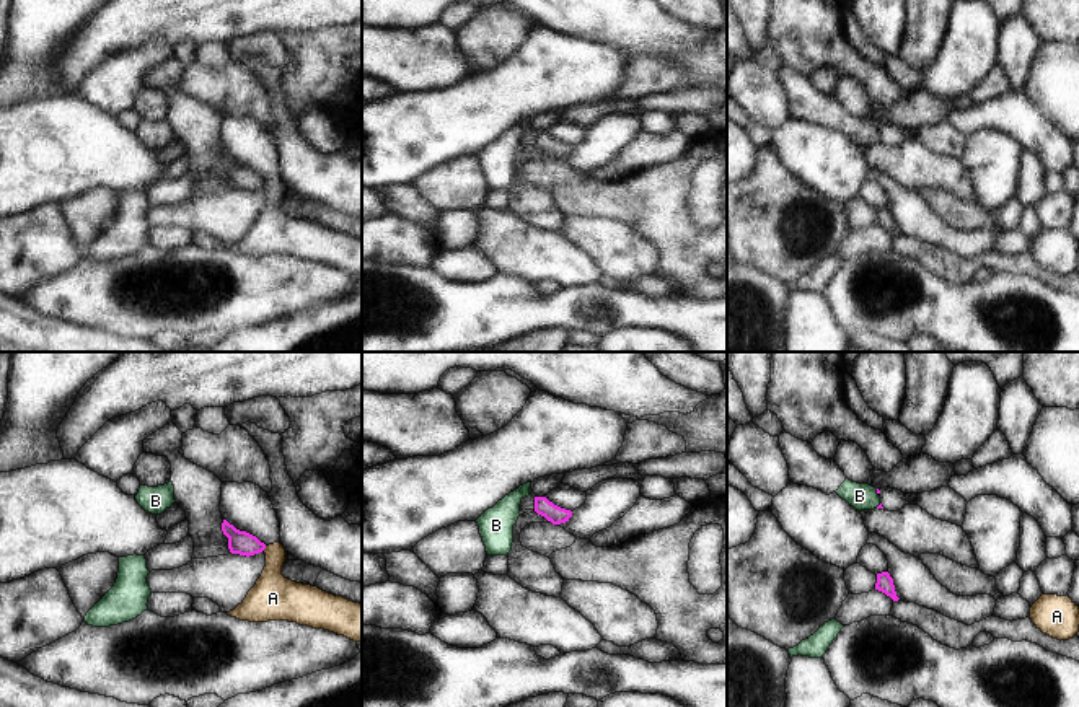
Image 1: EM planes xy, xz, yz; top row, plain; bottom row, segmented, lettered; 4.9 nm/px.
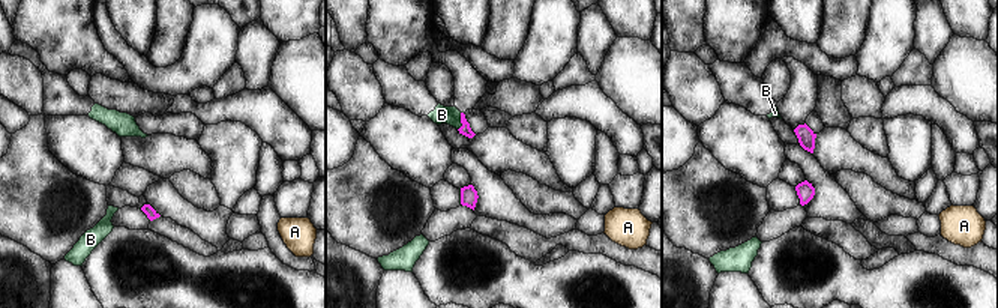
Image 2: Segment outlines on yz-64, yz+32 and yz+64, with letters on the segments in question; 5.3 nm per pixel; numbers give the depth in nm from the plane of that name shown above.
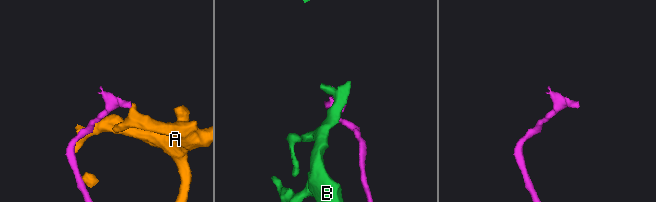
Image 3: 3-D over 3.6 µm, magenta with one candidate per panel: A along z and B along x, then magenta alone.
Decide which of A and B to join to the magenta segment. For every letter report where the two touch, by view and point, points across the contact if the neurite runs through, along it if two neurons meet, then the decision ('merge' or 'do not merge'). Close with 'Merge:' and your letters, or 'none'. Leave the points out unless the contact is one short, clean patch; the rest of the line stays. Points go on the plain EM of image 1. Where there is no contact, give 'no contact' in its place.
A: xy (264, 183) | along xy (266, 181), (263, 184) | do not merge
B: yz (877, 127) | across yz (877, 124), (877, 127), (859, 131) | merge
Merge: B

